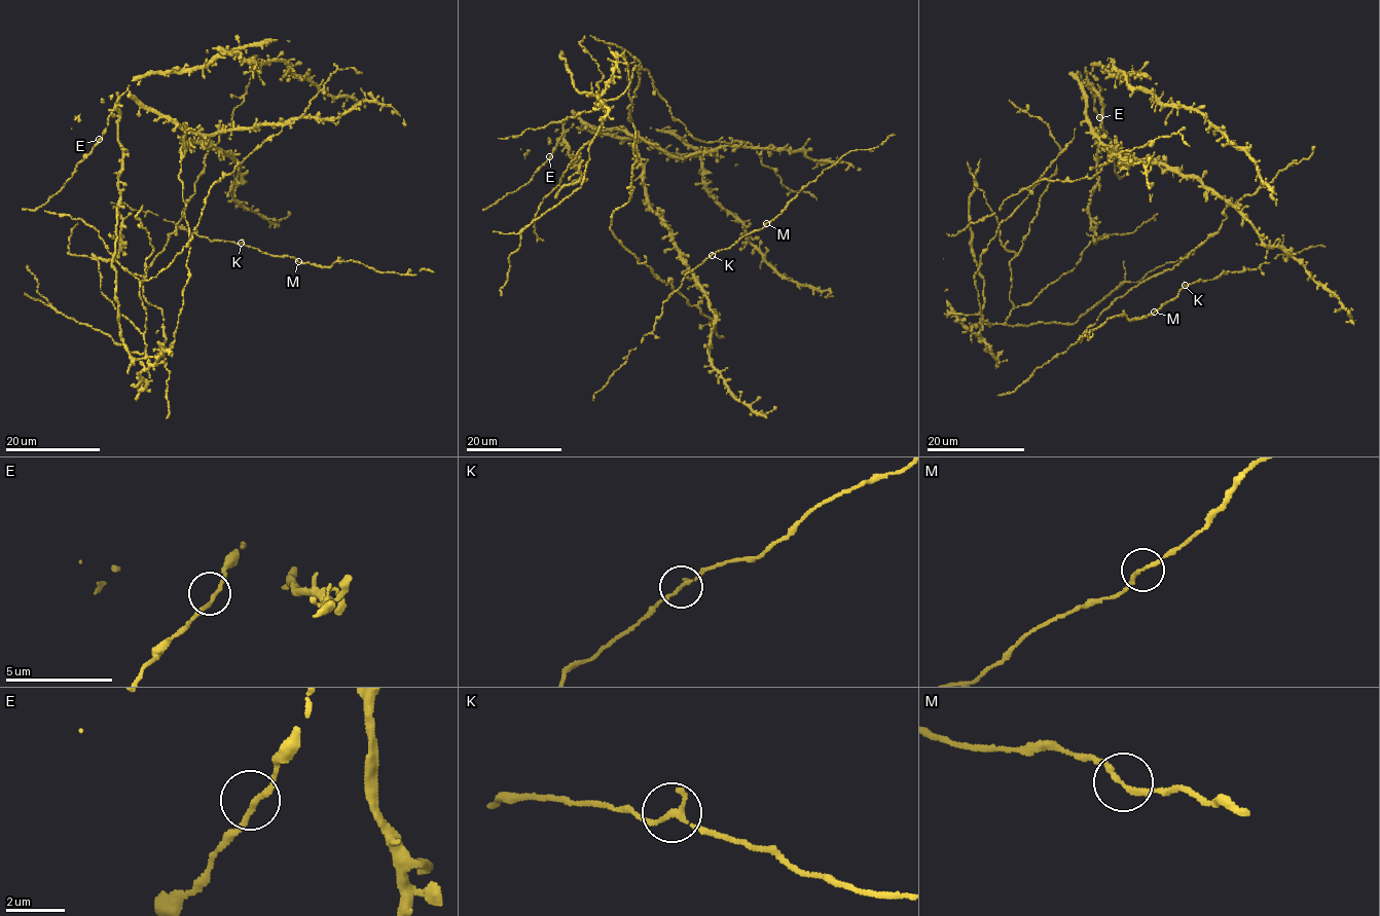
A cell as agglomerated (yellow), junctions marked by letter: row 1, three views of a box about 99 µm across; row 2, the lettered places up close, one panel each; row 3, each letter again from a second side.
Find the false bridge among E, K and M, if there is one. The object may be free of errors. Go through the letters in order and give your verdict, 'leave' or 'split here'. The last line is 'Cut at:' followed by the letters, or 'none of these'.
E: leave
K: leave
M: leave
Cut at: none of these

